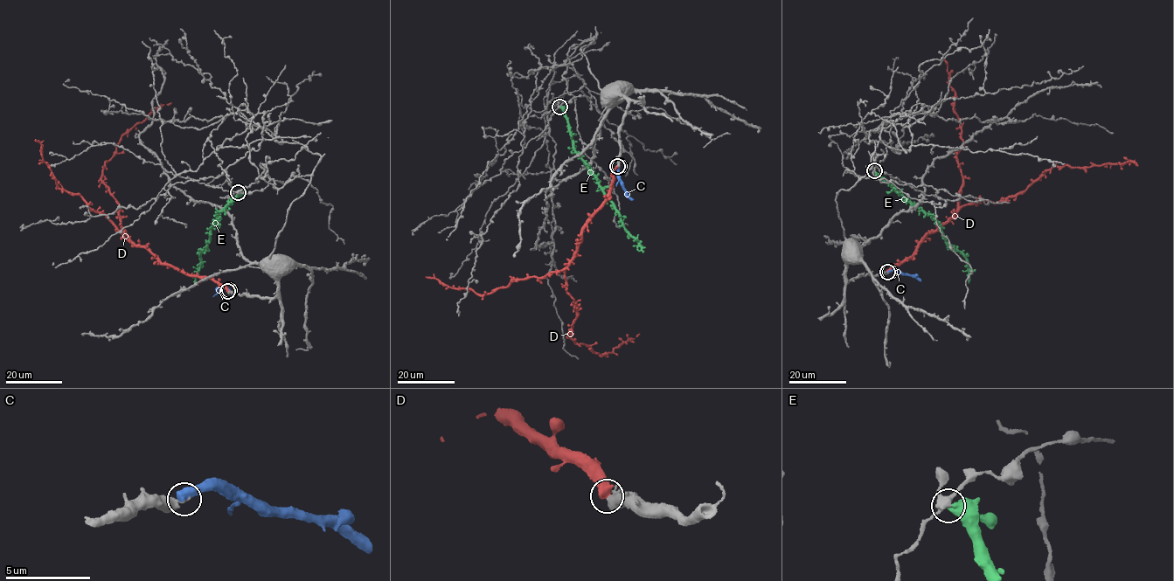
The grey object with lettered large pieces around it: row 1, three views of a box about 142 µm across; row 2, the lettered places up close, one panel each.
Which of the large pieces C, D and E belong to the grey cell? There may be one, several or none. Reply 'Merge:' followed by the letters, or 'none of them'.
Merge: C

